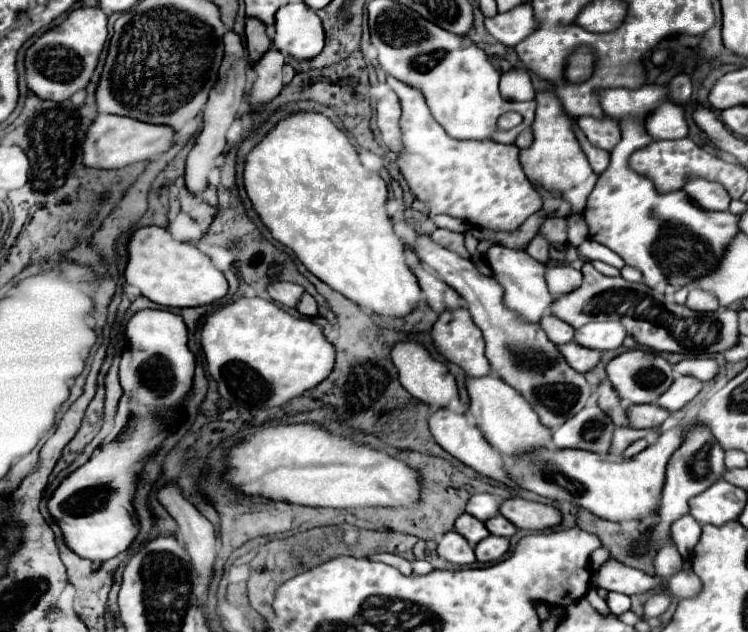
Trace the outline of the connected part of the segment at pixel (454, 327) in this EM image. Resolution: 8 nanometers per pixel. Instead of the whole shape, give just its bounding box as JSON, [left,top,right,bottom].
[432,306,490,376]

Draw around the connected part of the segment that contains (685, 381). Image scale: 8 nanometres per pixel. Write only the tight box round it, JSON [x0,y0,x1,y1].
[658,376,704,412]

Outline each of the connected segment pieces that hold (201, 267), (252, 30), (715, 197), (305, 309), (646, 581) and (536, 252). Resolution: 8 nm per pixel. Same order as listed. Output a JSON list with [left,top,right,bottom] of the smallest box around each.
[[124,226,228,308],[246,18,270,62],[682,176,728,210],[298,294,320,318],[594,558,664,596],[526,234,550,262]]

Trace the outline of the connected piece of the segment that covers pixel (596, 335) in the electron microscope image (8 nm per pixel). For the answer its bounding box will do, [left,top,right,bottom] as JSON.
[574,322,626,350]

